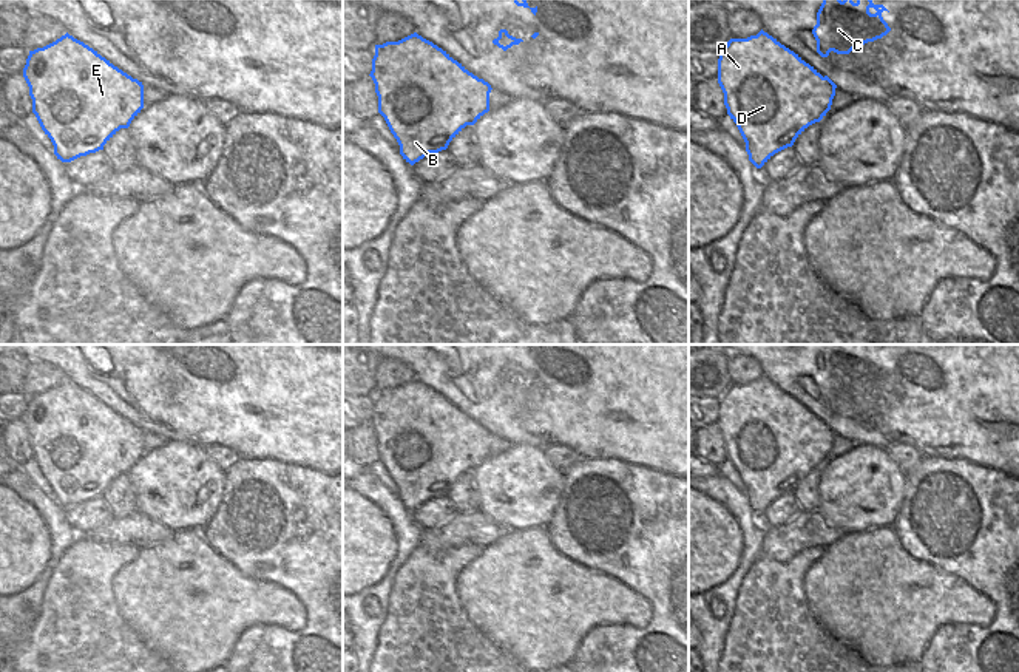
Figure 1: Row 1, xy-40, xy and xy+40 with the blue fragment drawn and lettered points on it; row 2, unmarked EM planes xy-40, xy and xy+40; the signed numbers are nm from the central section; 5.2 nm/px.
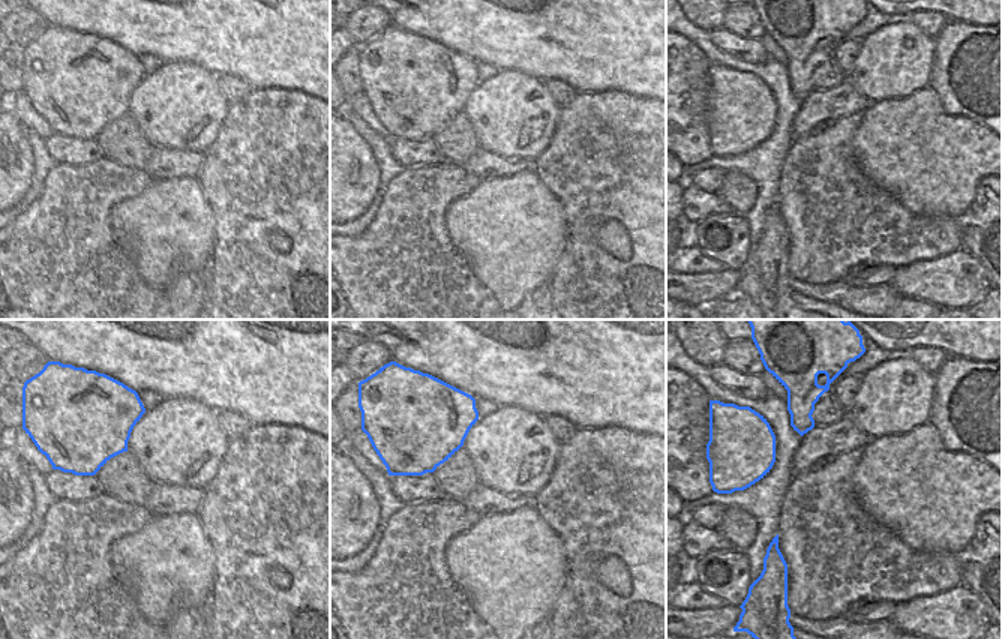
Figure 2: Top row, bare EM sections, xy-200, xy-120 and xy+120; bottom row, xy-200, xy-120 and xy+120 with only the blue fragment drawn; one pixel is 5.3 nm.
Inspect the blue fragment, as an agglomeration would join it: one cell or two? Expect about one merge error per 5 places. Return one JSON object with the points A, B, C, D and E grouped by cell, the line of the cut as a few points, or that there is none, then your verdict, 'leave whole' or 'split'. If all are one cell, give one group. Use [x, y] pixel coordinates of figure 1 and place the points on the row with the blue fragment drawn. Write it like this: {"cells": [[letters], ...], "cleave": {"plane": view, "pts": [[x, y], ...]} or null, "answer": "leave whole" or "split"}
{"cells": [["A", "B", "C", "D", "E"]], "cleave": null, "answer": "leave whole"}

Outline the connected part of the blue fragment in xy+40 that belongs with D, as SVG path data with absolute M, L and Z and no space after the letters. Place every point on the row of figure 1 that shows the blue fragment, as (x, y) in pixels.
M763 29L747 39L730 39L718 59L718 83L727 114L736 124L749 161L761 168L775 153L831 110L837 85Z

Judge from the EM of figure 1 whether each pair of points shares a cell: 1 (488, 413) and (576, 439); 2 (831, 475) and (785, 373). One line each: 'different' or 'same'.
1: different
2: different

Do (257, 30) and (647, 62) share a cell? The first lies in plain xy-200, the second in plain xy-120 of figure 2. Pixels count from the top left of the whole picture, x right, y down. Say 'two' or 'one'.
one

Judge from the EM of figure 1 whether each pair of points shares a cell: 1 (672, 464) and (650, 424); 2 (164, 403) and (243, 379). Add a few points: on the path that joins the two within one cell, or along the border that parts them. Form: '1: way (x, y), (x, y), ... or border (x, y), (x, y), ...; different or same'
1: border (672, 454), (666, 458), (664, 470); different
2: border (178, 362), (189, 371), (192, 425), (186, 431); different

